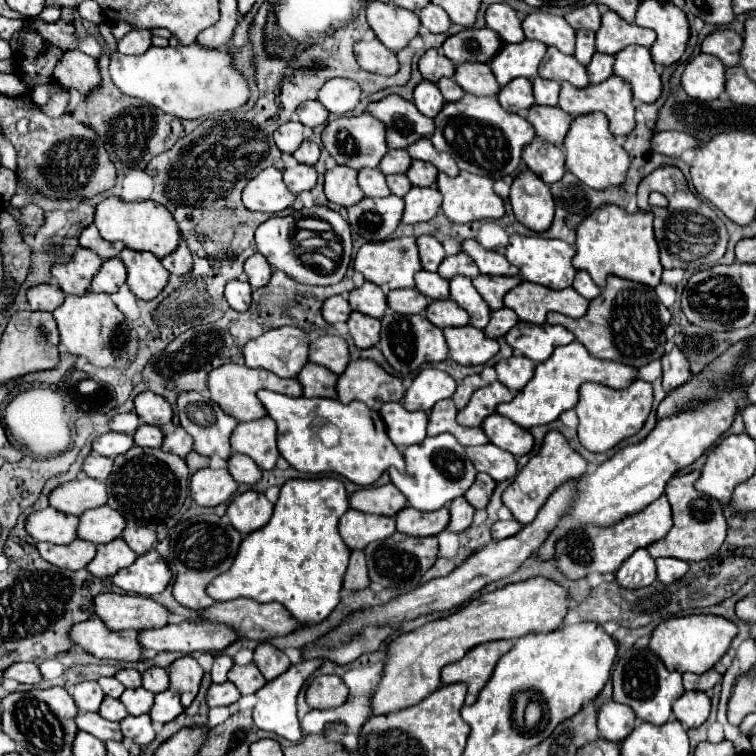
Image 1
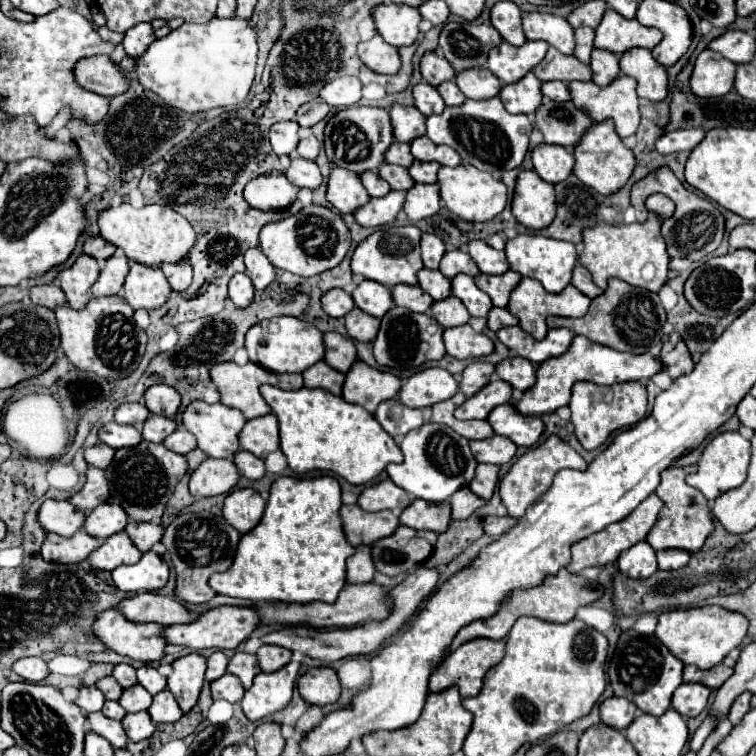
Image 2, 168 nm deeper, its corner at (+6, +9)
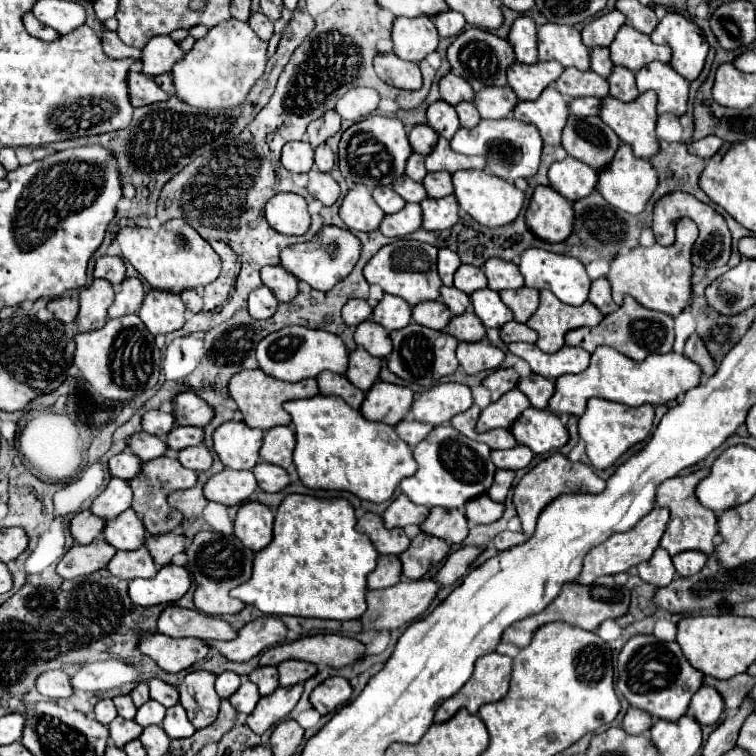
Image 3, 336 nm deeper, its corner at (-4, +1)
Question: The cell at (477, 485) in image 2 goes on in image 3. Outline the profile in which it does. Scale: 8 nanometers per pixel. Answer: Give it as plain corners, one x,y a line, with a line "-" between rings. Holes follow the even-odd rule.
497,469
497,473
495,473
495,481
493,481
491,489
487,491
487,495
489,495
493,501
505,501
507,493
509,493
509,489
511,489
513,477
515,477
513,471

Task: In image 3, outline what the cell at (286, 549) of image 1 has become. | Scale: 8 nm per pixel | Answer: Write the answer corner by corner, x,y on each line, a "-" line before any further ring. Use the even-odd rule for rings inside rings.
287,495
275,513
273,541
255,555
253,575
249,581
231,589
231,597
241,599
245,605
257,607
265,615
295,615
295,617
319,617
319,619
359,619
365,605
365,577
377,565
377,551
367,535
355,531
355,513
345,497
317,499
313,495

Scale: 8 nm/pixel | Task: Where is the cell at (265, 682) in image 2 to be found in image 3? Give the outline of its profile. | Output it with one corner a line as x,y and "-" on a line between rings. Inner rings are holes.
295,683
291,687
277,687
271,695
259,699
255,711
247,717
247,725
257,735
261,735
265,729
279,723
293,711
301,693
303,693
303,683

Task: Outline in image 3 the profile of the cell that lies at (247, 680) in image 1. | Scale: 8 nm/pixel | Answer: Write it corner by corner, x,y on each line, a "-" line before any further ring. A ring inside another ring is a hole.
273,665
253,669
253,671
247,675
247,679
253,681
253,683
259,687
259,693
261,693
261,695
269,695
269,693
273,693
273,691
279,687
277,669
275,669

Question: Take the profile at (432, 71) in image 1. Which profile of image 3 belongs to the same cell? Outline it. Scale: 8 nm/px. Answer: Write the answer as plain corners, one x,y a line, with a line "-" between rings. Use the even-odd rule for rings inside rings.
447,73
447,75
441,77
441,81
439,81
439,93
441,93
441,99
447,101
449,105
473,99
471,85
463,77
453,75
453,73

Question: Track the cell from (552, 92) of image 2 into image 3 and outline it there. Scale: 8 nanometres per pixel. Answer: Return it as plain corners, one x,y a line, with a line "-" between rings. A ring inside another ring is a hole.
579,97
569,101
569,111
575,115
597,115
599,99
597,97

